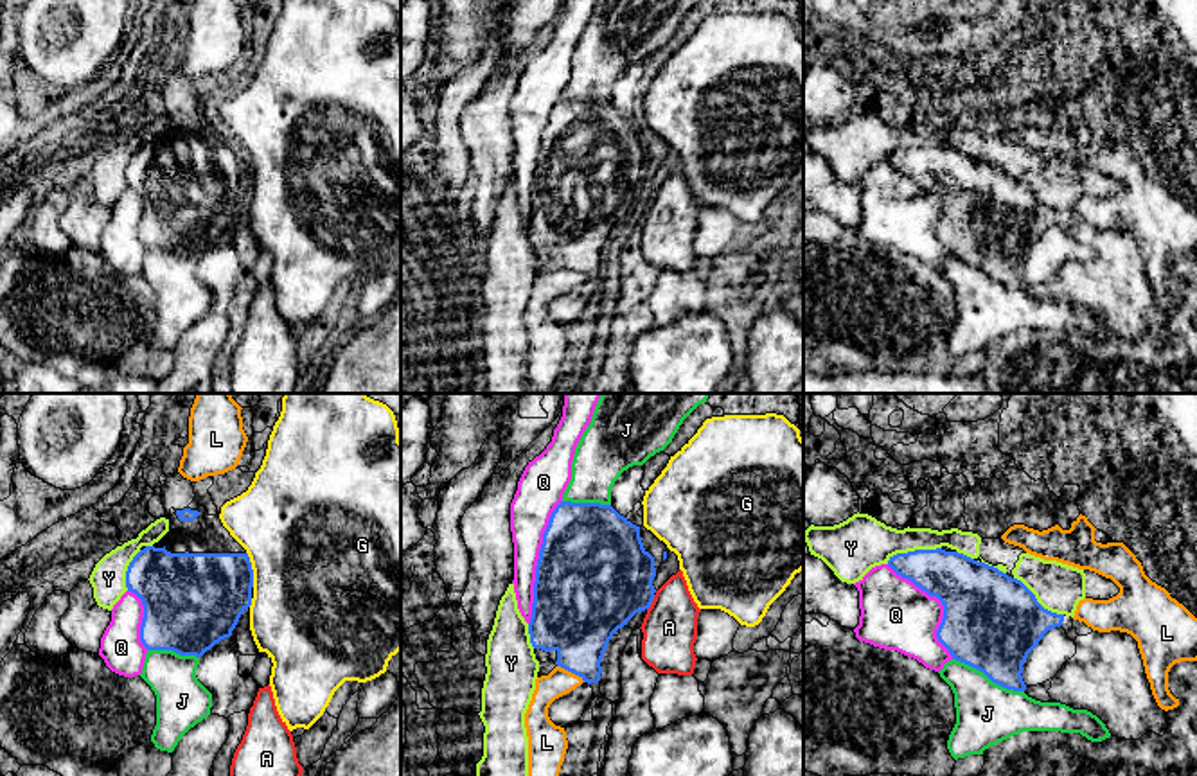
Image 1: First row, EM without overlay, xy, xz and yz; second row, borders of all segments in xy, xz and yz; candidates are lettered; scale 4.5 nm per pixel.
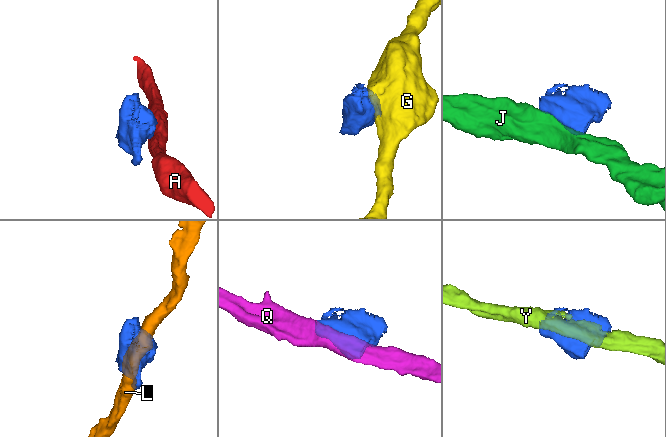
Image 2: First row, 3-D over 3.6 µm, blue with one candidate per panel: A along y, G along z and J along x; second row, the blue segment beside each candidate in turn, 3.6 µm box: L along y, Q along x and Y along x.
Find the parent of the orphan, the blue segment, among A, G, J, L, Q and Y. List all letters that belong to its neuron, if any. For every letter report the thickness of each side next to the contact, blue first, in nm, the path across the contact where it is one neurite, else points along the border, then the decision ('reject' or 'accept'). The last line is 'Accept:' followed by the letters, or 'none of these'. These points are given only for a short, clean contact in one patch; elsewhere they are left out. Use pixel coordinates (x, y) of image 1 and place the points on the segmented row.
A: 440 nm thick on the blue side, 240 nm on the other; border along xz (655, 595), (647, 609); reject
G: 380 nm thick on the blue side, 500 nm on the other; border along xy (247, 552), (252, 563), (254, 586); reject
J: 440 nm thick on the blue side, 280 nm on the other; reject
L: 360 nm thick on the blue side, 120 nm on the other; reject
Q: 500 nm thick on the blue side, 190 nm on the other; reject
Y: 240 nm thick on the blue side, 240 nm on the other; reject
Accept: none of these

